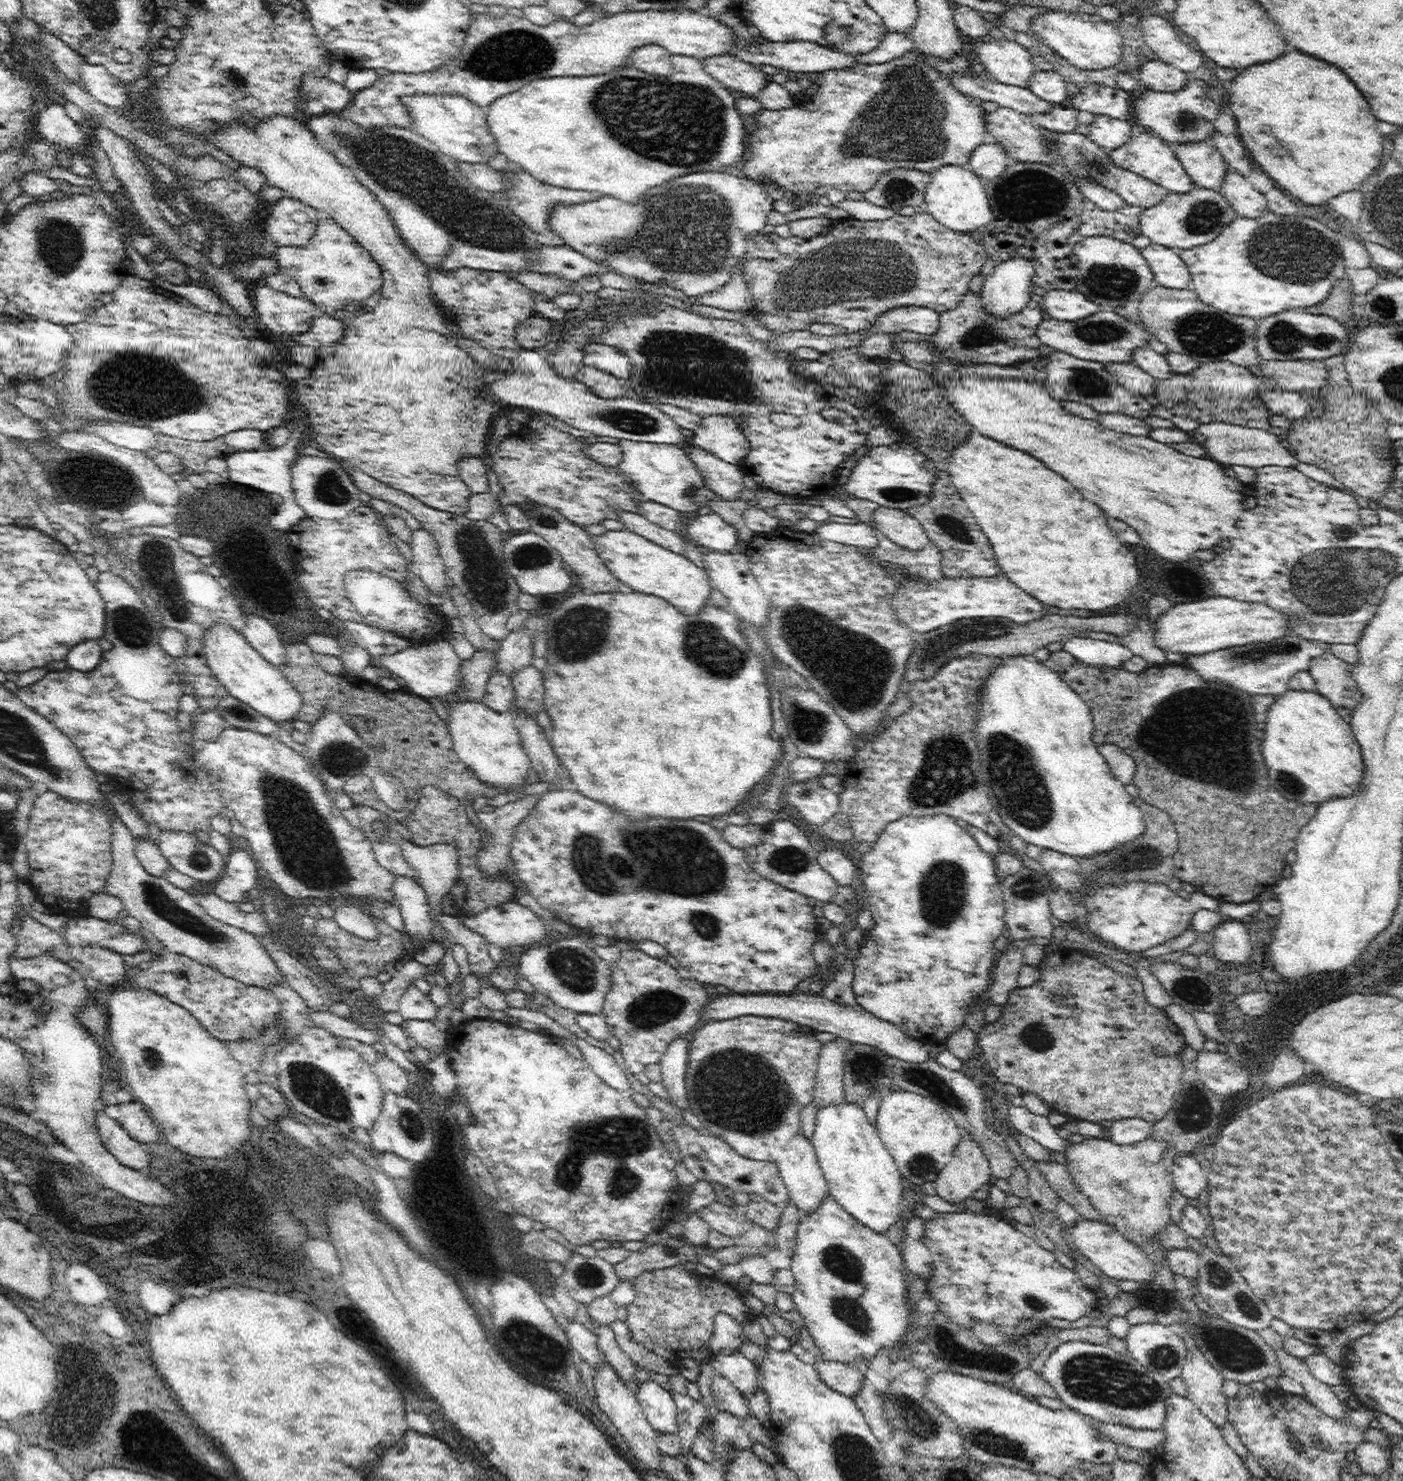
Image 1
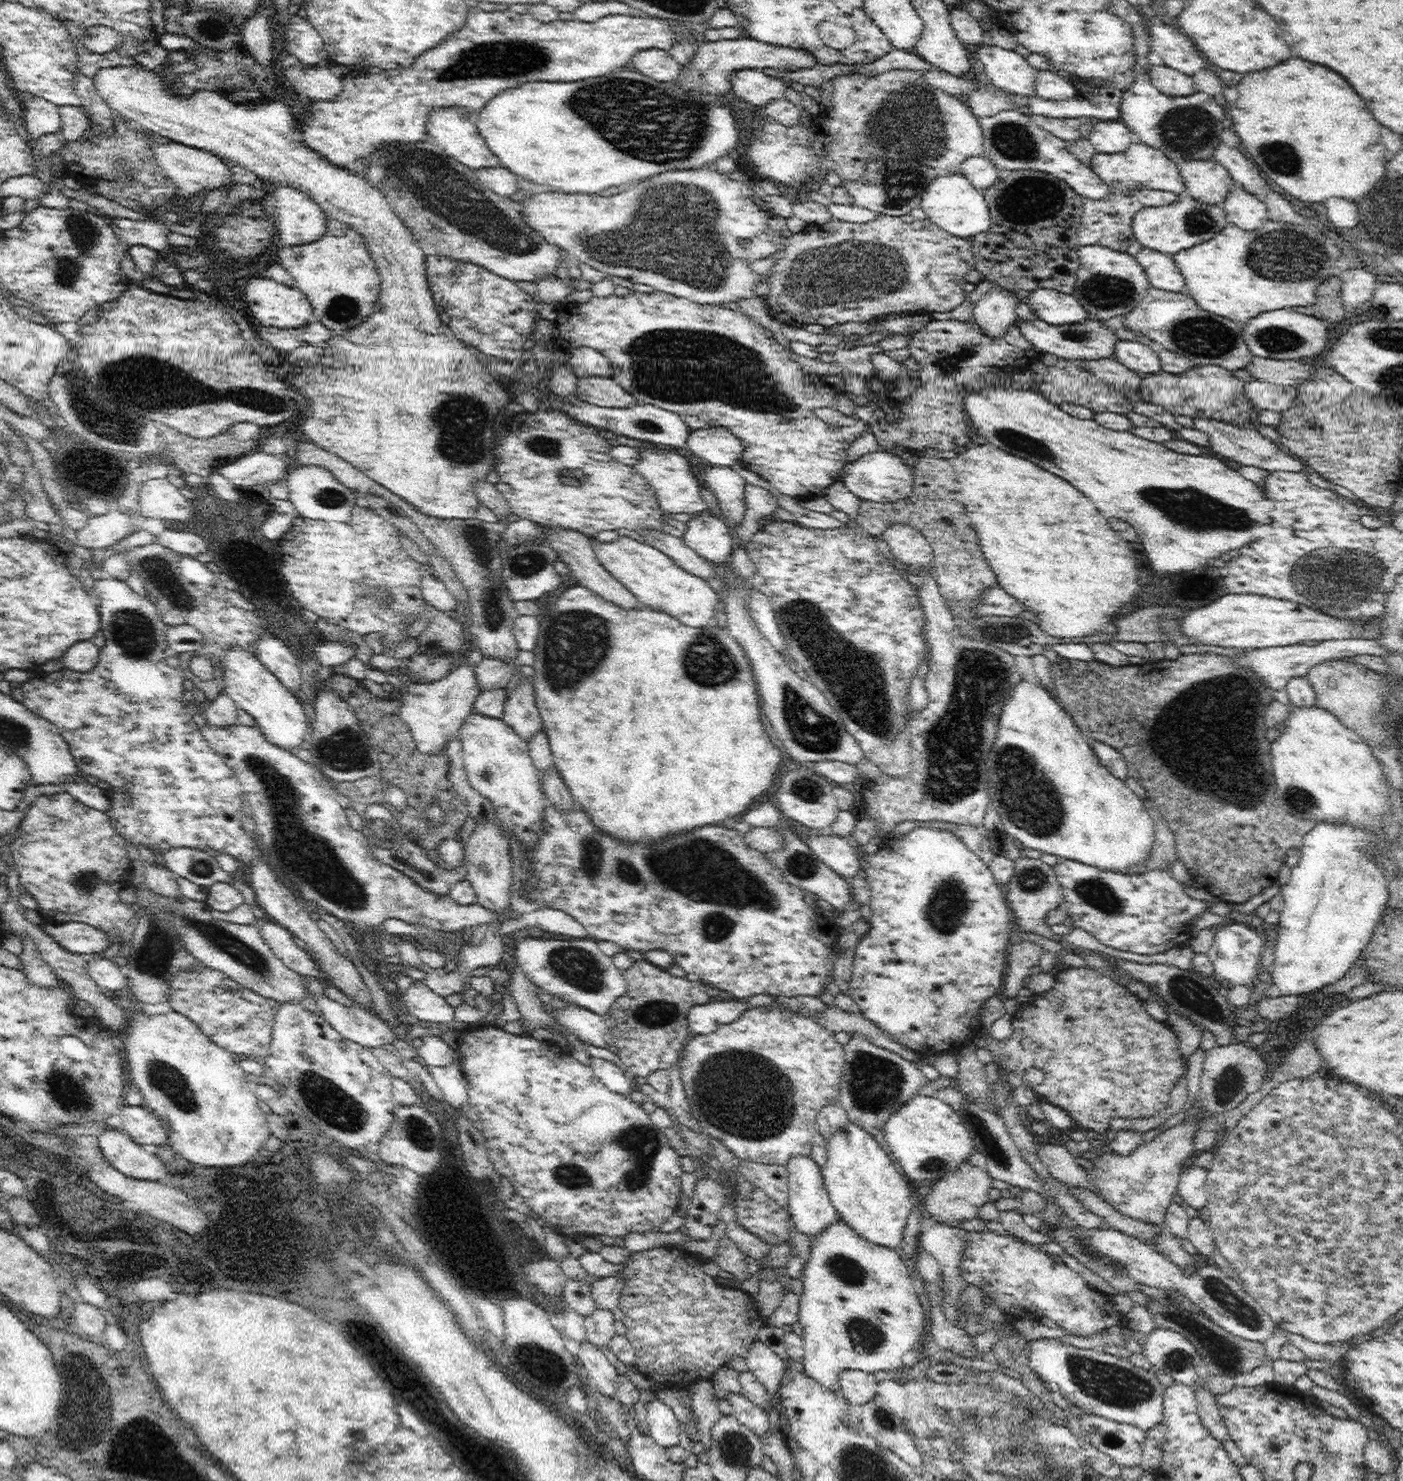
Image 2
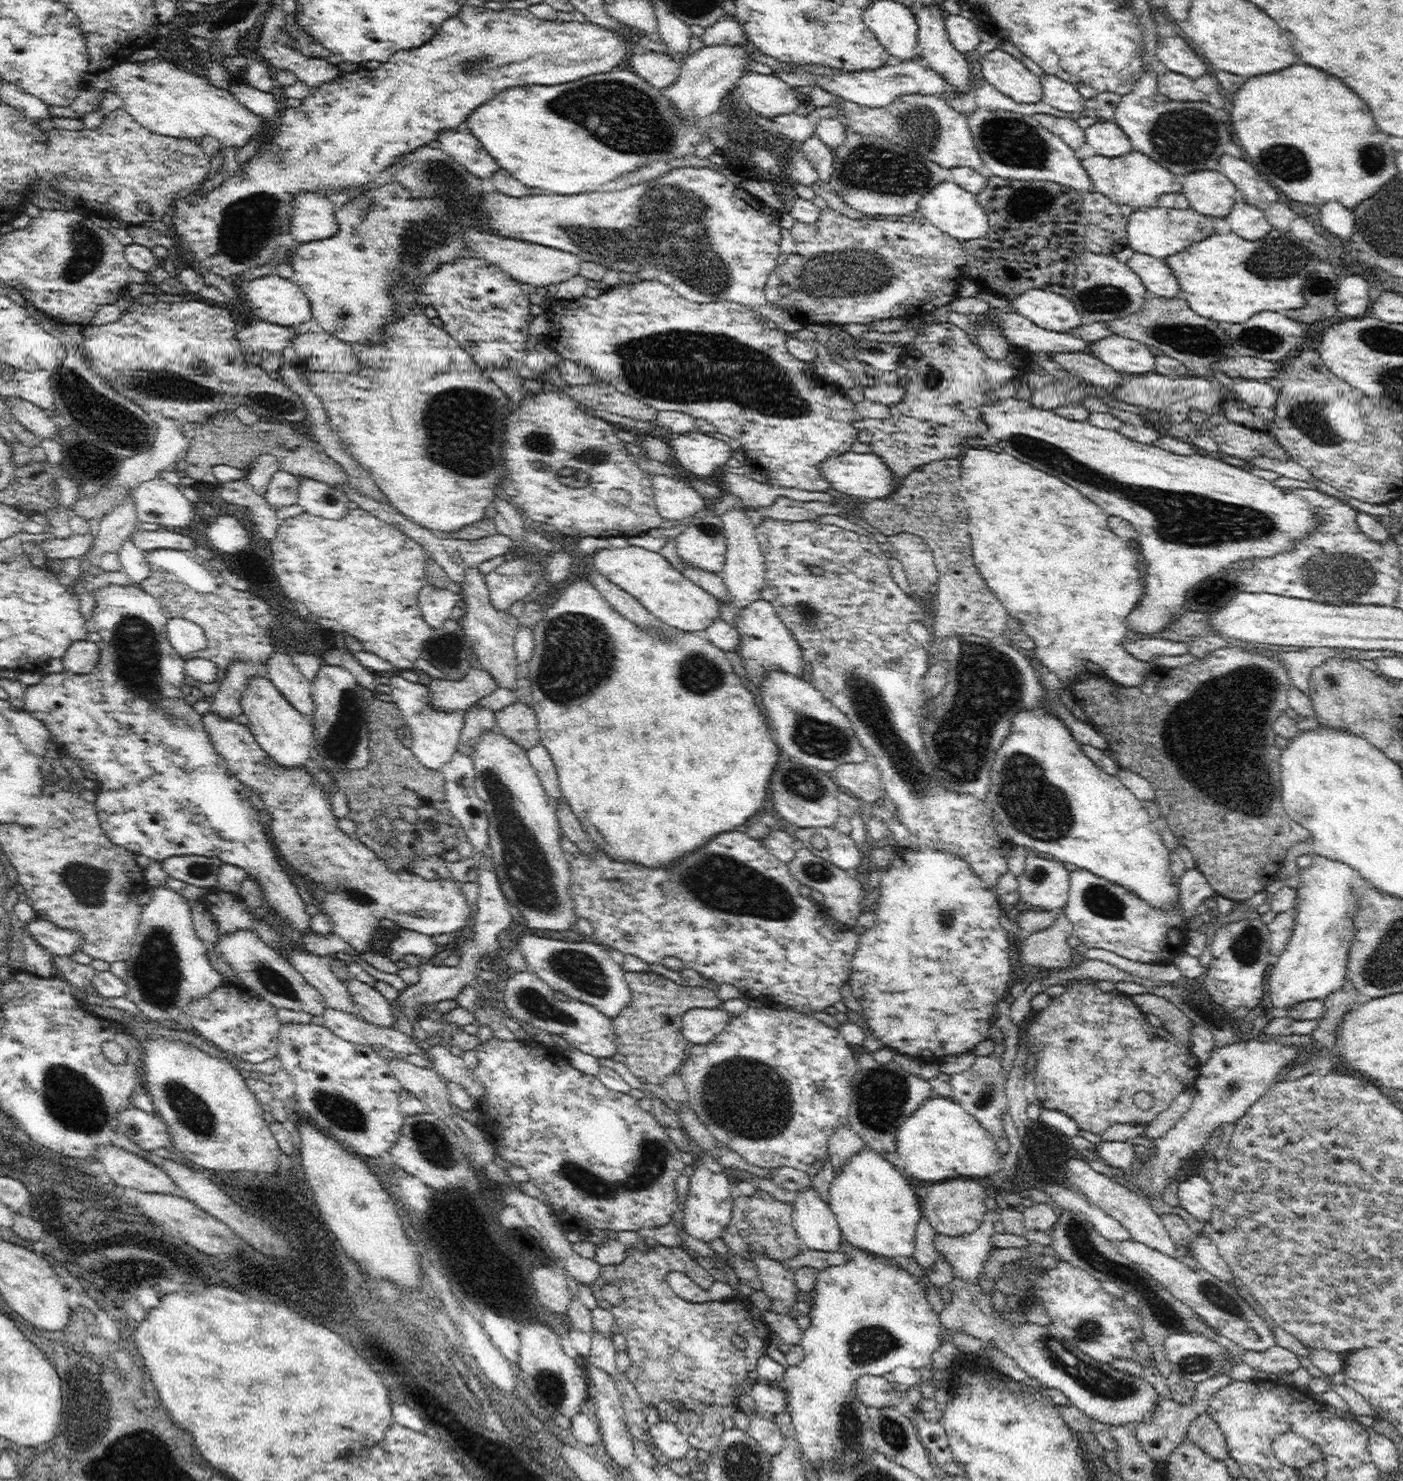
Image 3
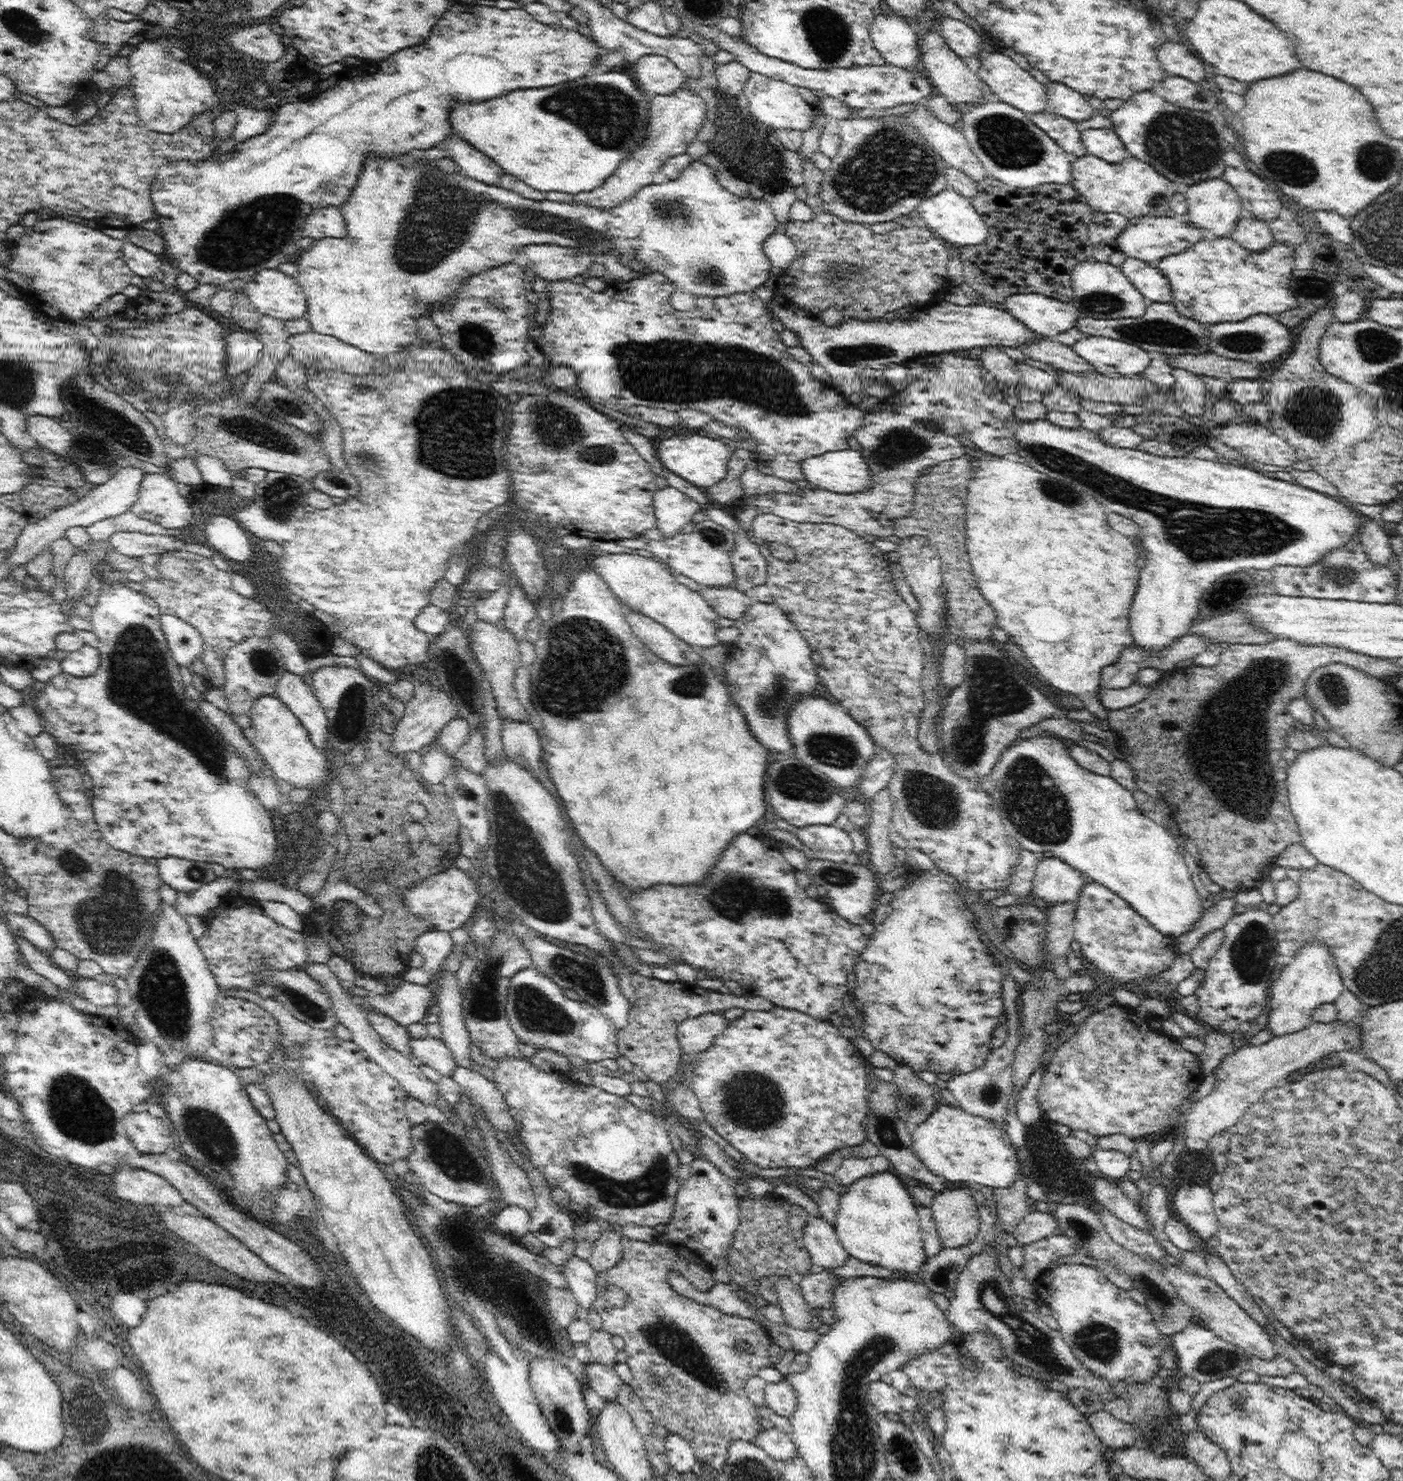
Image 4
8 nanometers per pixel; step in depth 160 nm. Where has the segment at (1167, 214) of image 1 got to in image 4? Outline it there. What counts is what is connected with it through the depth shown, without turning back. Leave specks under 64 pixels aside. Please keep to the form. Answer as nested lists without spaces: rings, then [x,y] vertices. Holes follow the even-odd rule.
[[[1185,216],[1132,219],[1116,236],[1116,250],[1128,258],[1152,264],[1169,254],[1178,254],[1201,239],[1200,229],[1192,228]]]

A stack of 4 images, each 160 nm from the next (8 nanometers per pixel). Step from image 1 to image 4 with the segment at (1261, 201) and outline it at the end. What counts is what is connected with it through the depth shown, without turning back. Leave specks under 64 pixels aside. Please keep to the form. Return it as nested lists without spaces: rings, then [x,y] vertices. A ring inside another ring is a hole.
[[[1247,215],[1242,216],[1231,238],[1250,252],[1259,253],[1275,244],[1269,224]]]

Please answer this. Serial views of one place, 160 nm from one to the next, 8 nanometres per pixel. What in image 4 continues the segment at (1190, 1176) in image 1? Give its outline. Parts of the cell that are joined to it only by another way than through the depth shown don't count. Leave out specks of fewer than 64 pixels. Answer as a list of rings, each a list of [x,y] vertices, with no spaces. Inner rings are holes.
[[[1183,1185],[1173,1195],[1172,1203],[1178,1218],[1204,1240],[1216,1236],[1220,1230],[1213,1207],[1213,1195],[1208,1186],[1204,1185]]]

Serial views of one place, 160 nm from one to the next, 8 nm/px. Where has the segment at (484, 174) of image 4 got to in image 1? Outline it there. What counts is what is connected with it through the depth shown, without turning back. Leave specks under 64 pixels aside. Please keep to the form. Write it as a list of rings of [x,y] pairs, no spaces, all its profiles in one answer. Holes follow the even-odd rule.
[[[458,95],[412,97],[410,105],[415,118],[412,130],[431,140],[442,154],[459,162],[486,164],[498,154],[496,141],[484,126],[484,108]]]

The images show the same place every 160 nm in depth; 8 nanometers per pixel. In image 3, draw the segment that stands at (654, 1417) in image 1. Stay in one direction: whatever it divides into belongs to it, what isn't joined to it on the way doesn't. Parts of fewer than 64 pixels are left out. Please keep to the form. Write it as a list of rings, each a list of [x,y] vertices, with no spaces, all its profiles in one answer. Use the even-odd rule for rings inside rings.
[[[660,1421],[650,1427],[658,1450],[661,1450],[672,1461],[685,1459],[690,1450],[689,1441],[681,1435],[676,1425]]]

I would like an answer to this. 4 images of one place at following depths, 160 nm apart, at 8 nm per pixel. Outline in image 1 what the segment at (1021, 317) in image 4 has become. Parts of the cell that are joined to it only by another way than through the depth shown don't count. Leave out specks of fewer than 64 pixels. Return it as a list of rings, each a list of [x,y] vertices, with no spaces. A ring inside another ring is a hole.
[[[1048,290],[1042,295],[1042,302],[1041,306],[1050,318],[1062,322],[1080,320],[1101,310],[1077,290]]]

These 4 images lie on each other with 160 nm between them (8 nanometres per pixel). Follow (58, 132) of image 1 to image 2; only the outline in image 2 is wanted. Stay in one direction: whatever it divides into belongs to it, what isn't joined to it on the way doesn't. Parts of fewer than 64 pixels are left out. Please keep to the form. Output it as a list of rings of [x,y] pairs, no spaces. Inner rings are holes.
[[[30,98],[20,101],[23,112],[23,130],[37,139],[44,132],[54,132],[60,126],[59,108],[43,98]]]

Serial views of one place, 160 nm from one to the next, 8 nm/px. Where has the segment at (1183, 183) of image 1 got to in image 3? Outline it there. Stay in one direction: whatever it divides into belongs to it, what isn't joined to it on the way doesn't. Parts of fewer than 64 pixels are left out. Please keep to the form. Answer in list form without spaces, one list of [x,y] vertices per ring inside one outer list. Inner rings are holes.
[[[1134,149],[1123,157],[1116,158],[1106,158],[1095,154],[1080,159],[1080,165],[1088,175],[1089,183],[1096,193],[1104,195],[1113,205],[1128,206],[1132,212],[1138,209],[1159,207],[1160,197],[1171,193],[1181,193],[1183,188],[1180,178]]]

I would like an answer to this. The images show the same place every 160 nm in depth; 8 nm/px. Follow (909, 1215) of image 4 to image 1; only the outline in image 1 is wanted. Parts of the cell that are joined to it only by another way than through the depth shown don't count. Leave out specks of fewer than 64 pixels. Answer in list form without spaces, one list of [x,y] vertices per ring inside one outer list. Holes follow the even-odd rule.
[[[846,1103],[819,1110],[813,1139],[817,1161],[832,1200],[865,1228],[878,1235],[887,1234],[904,1212],[901,1172],[864,1111]]]

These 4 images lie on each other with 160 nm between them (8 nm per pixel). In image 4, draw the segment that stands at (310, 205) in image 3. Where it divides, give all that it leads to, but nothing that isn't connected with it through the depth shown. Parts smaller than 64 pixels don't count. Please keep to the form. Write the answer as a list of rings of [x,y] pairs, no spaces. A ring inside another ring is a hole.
[[[329,206],[322,210],[307,211],[307,236],[322,238],[344,238],[347,224],[340,207]]]

